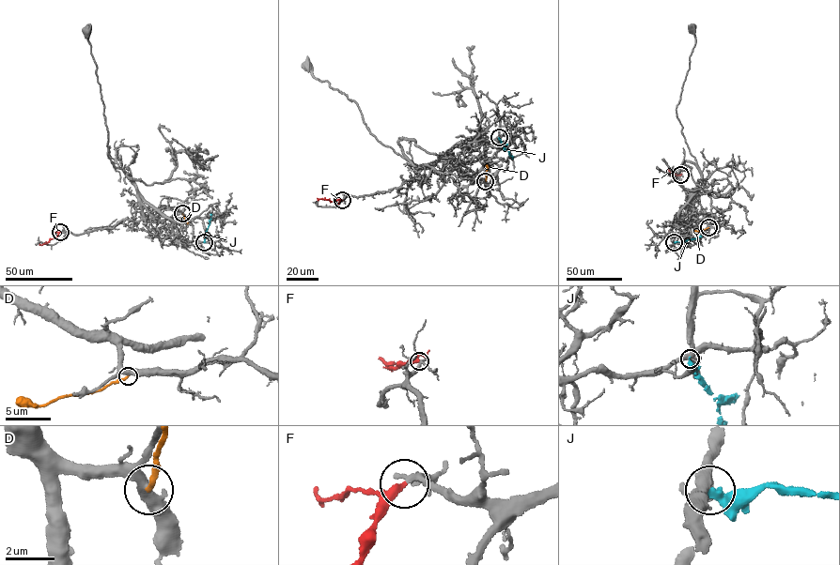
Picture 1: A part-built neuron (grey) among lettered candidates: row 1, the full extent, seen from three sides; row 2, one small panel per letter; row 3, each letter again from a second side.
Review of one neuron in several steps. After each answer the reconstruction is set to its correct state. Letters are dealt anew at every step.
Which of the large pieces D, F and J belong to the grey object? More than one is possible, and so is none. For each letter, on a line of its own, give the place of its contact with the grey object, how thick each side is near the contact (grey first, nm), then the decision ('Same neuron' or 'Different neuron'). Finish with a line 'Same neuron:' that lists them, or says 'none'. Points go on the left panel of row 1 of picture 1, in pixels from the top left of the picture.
D: Touches grey at (182, 213). Thickness 360 nm (grey) against 200 nm. Different neuron
F: Touches grey at (60, 232). Thickness 190 nm (grey) against 240 nm. Same neuron
J: Touches grey at (204, 242). Thickness 400 nm (grey) against 280 nm. Different neuron
Same neuron: F

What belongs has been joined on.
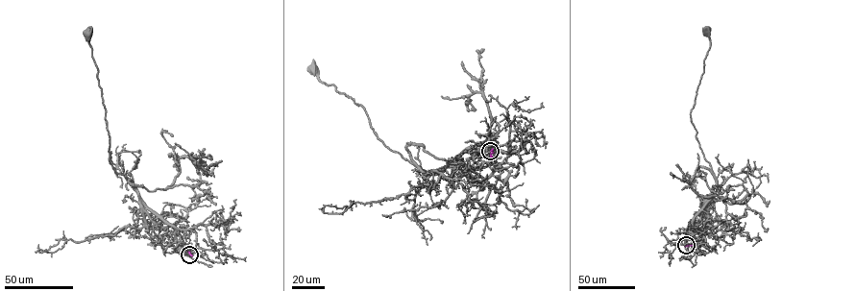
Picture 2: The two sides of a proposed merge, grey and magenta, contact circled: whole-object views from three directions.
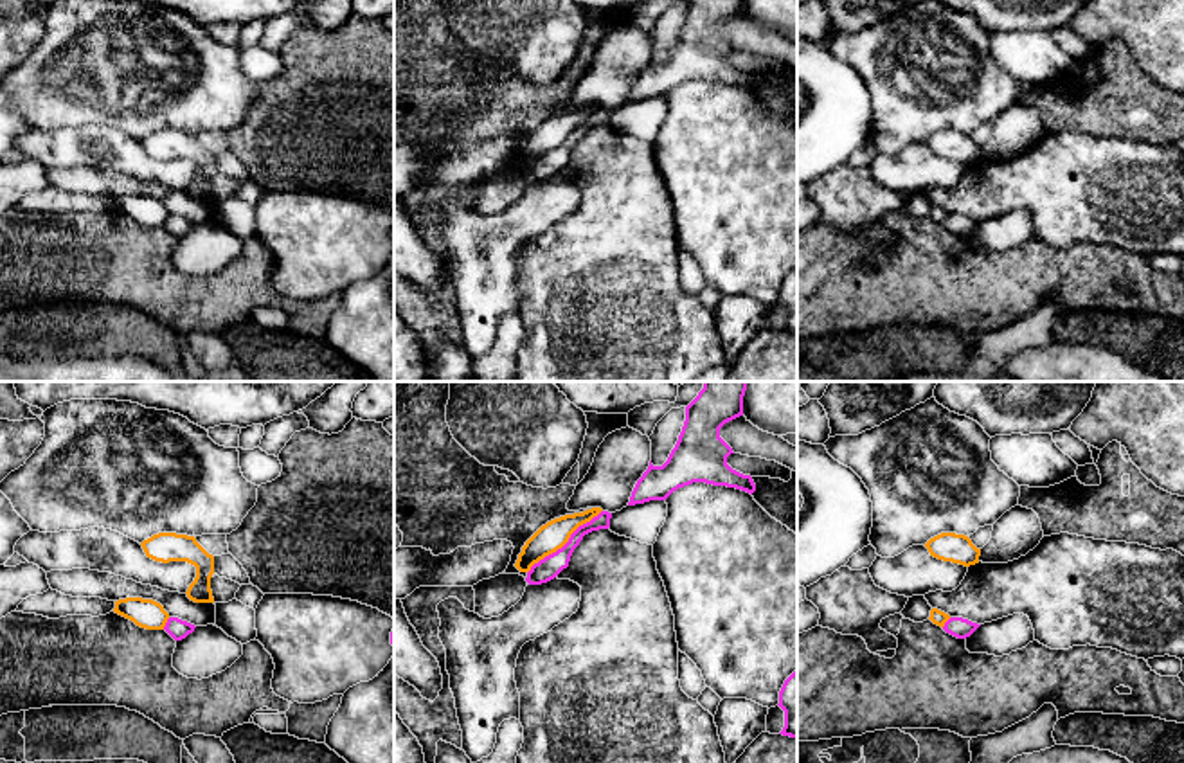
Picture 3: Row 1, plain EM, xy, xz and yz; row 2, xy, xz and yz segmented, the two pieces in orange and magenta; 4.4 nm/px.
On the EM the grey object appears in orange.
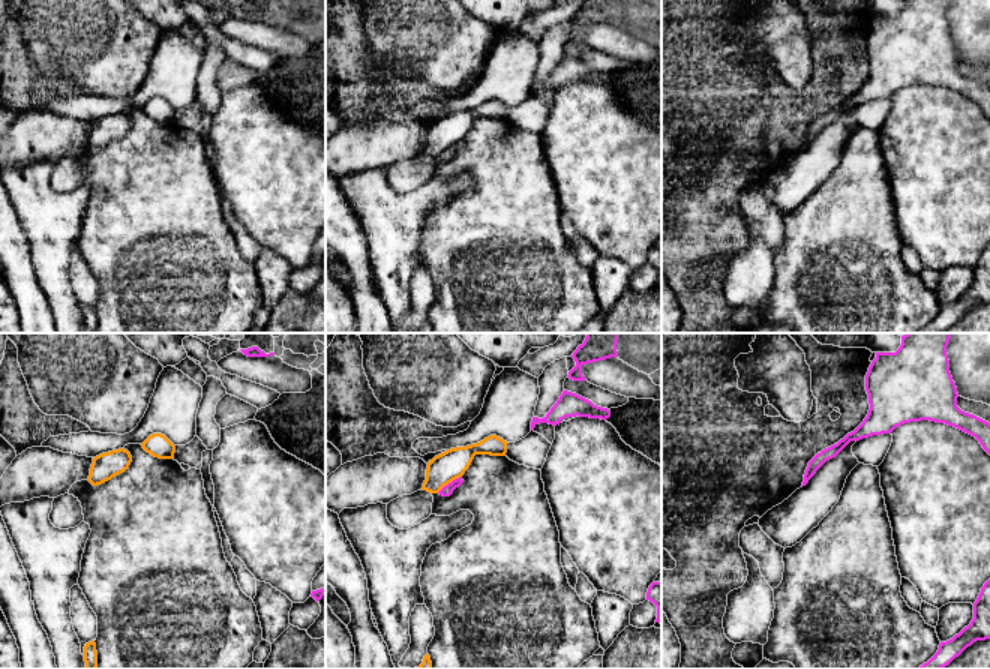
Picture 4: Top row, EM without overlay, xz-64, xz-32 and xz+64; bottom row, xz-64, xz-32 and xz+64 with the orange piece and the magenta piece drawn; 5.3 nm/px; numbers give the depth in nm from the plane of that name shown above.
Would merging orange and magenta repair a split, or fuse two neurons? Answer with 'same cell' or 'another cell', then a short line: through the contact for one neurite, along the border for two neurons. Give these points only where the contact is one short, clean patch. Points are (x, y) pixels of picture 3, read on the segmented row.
another cell | xz (601, 510), (583, 522), (560, 547), (540, 558), (528, 573)

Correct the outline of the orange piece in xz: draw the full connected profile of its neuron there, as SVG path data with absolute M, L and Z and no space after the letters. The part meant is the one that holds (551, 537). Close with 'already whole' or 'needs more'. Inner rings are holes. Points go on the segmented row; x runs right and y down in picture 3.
M592 507L547 522L525 542L515 567L520 572L529 572L534 563L561 549L579 525L590 522L601 511L601 507Z; already whole

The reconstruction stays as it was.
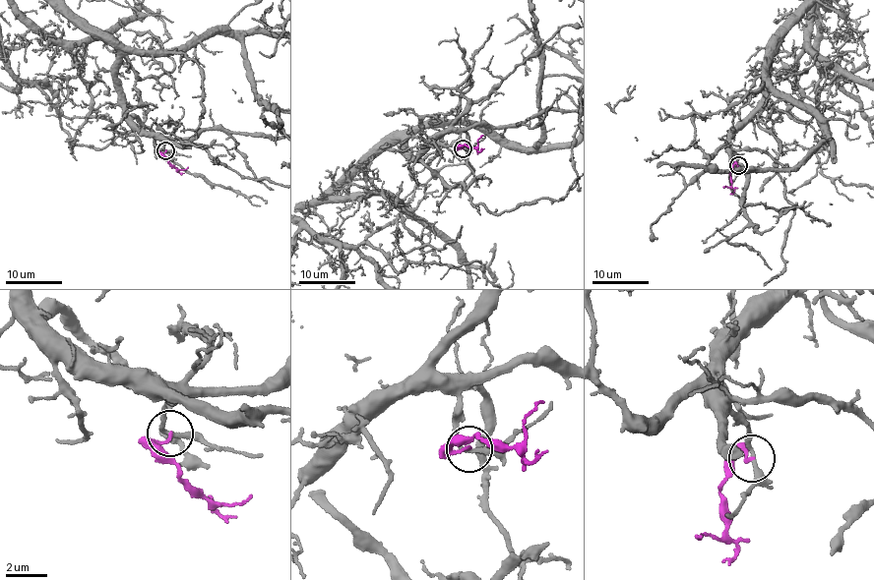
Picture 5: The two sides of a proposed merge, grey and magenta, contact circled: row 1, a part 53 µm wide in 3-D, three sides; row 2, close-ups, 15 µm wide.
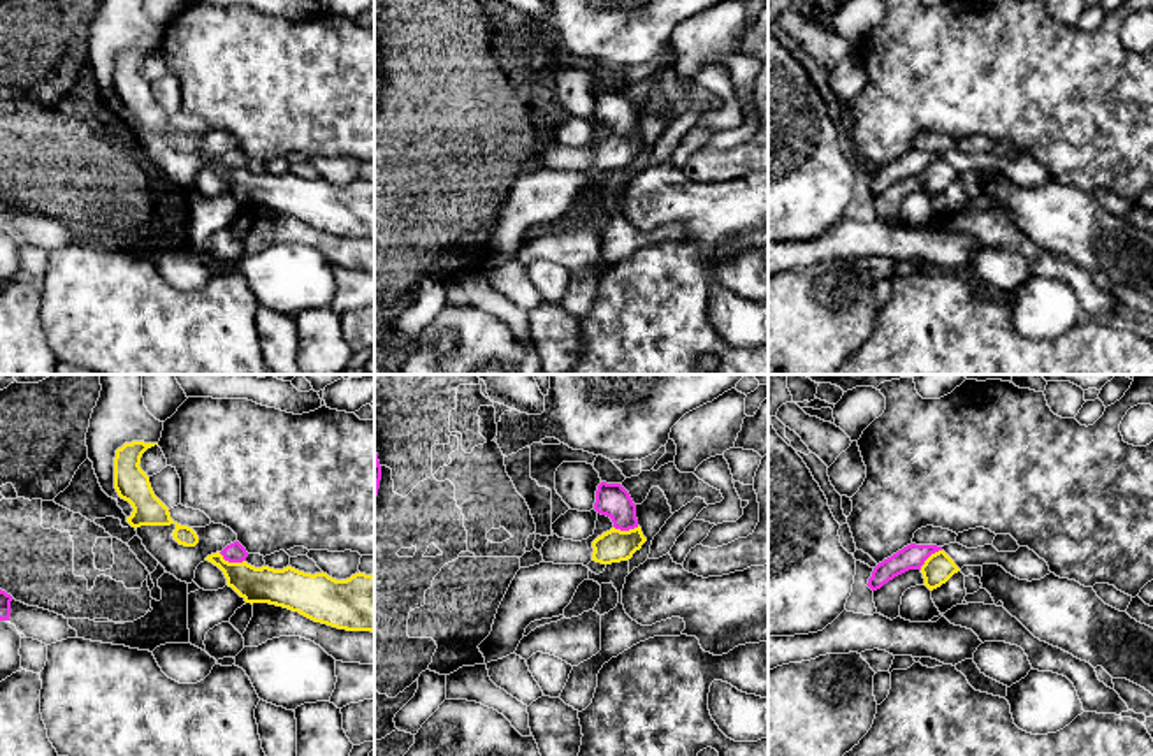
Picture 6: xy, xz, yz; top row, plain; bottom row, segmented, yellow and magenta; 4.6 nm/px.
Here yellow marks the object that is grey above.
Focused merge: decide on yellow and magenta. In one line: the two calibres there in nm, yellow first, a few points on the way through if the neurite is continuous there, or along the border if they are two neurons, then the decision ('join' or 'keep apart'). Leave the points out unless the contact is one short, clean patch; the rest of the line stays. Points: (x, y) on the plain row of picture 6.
calibres 170 and 90 nm; border xy (218, 159), (229, 167), (245, 167); keep apart

